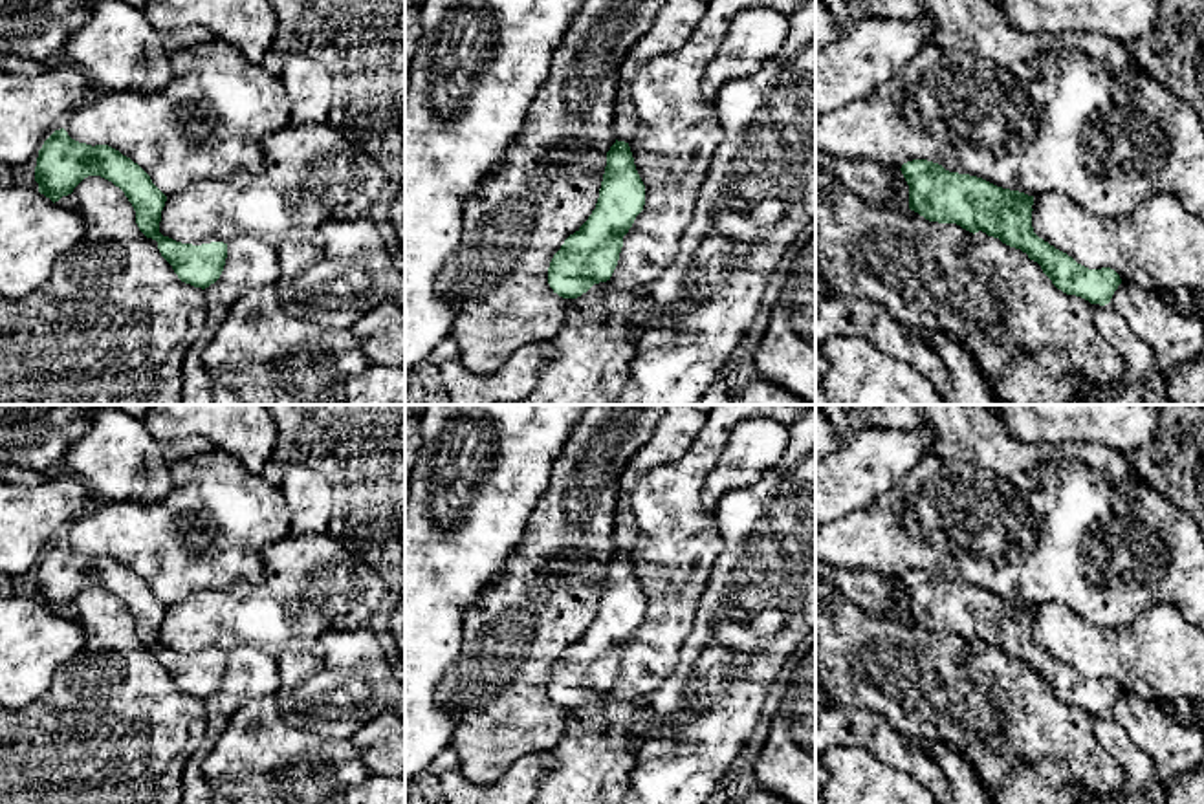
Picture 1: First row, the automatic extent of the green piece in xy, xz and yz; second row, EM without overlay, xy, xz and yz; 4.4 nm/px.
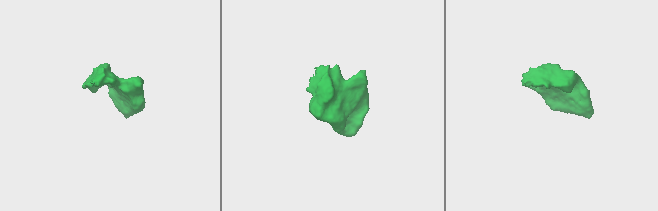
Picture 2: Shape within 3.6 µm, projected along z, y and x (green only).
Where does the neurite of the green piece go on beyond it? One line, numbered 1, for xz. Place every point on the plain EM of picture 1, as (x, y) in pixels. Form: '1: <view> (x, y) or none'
1: none

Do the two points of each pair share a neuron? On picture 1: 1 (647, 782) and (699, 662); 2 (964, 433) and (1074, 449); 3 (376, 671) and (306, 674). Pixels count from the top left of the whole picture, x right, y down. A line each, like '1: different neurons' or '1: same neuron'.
1: same neuron
2: same neuron
3: same neuron

